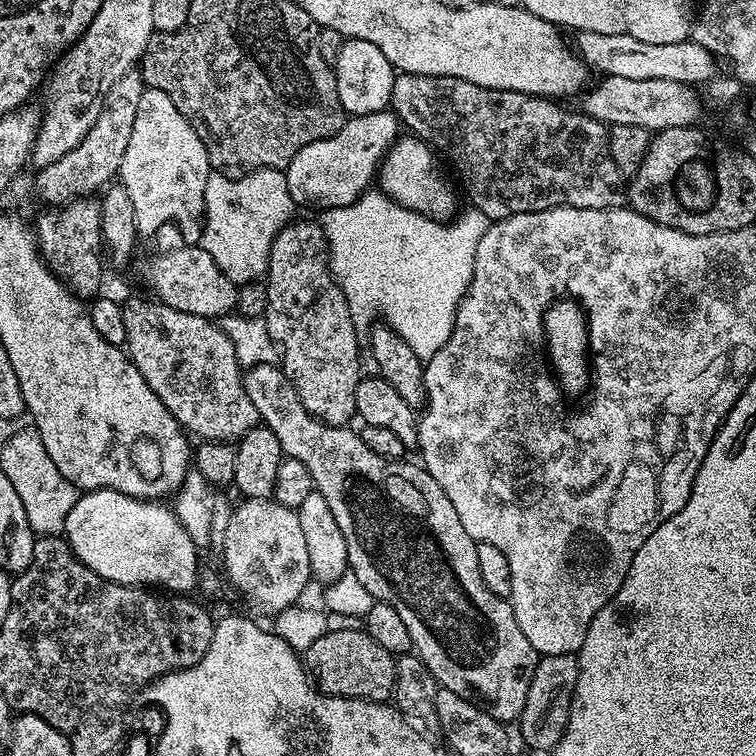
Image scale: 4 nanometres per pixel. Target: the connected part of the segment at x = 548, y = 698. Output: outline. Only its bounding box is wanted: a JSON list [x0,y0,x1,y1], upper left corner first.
[518,654,580,754]

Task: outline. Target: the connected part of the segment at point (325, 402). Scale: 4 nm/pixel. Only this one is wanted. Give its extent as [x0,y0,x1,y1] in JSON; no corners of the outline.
[262,219,362,426]

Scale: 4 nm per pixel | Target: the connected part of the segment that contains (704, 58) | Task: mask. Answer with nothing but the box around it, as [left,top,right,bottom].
[575,32,717,86]

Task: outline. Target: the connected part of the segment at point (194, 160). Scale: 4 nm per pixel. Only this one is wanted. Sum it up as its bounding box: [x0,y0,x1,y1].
[118,87,210,237]

